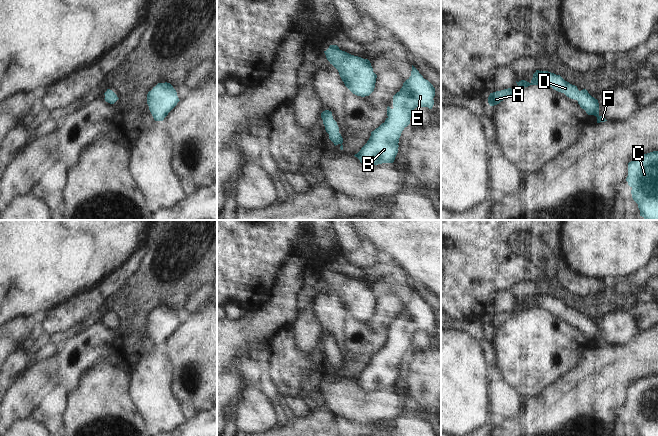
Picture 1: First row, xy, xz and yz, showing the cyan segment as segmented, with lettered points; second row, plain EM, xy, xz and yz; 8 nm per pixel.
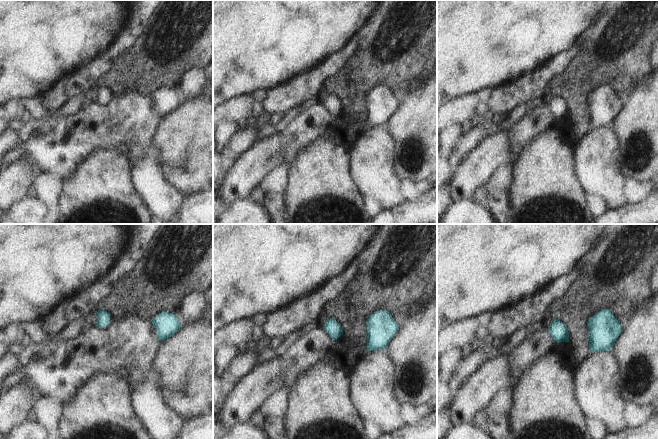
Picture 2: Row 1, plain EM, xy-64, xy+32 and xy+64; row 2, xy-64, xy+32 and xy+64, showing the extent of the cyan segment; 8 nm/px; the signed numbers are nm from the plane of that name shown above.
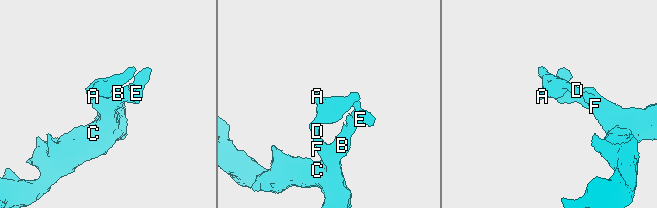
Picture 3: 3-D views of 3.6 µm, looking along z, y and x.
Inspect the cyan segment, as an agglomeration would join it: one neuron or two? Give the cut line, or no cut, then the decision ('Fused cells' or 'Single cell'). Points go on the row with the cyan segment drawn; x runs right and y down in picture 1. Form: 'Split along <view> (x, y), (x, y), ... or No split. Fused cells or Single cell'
No split. Single cell.

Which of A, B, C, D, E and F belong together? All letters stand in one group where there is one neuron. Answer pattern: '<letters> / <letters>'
A B C D E F

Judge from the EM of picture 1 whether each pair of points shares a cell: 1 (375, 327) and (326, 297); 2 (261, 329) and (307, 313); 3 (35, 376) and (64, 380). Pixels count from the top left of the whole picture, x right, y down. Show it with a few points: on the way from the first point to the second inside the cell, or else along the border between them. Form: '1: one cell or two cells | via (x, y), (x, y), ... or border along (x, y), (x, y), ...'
1: one cell | via (362, 327), (352, 327), (335, 310)
2: two cells | border along (299, 312), (291, 323)
3: two cells | border along (53, 356), (55, 371), (52, 378), (55, 387)

